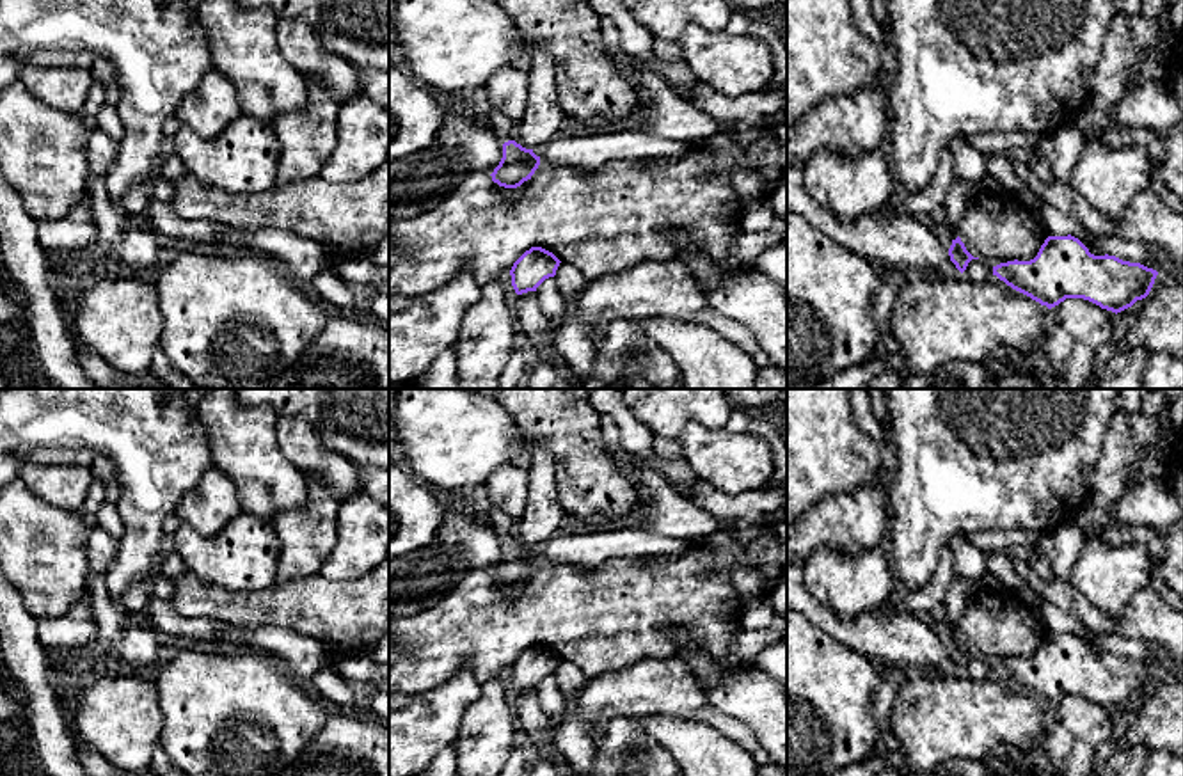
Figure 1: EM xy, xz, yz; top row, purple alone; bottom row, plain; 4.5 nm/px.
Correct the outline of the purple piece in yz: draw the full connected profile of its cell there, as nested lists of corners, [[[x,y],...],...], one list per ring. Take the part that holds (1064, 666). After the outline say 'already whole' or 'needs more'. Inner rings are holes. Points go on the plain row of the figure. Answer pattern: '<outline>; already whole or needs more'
[[[1068,632],[1048,634],[1034,657],[1000,661],[993,664],[993,673],[1048,707],[1066,696],[1084,696],[1117,712],[1149,693],[1158,669],[1116,653],[1094,653],[1078,636]]]; already whole

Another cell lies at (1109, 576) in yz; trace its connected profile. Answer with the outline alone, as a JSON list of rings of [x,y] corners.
[[[1084,540],[1069,582],[1107,616],[1117,618],[1151,584],[1151,559],[1142,543]]]

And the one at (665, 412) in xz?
[[[620,389],[625,405],[654,437],[679,439],[687,423],[725,428],[732,403],[725,389]]]

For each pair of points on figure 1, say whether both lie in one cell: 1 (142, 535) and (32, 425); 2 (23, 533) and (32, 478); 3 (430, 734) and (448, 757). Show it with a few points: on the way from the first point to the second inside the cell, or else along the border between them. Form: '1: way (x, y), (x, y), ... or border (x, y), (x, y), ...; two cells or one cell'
1: way (142, 492), (142, 473), (95, 425), (75, 425); one cell
2: border (18, 476), (45, 501), (68, 510); two cells
3: border (452, 746), (446, 746), (436, 757); two cells

